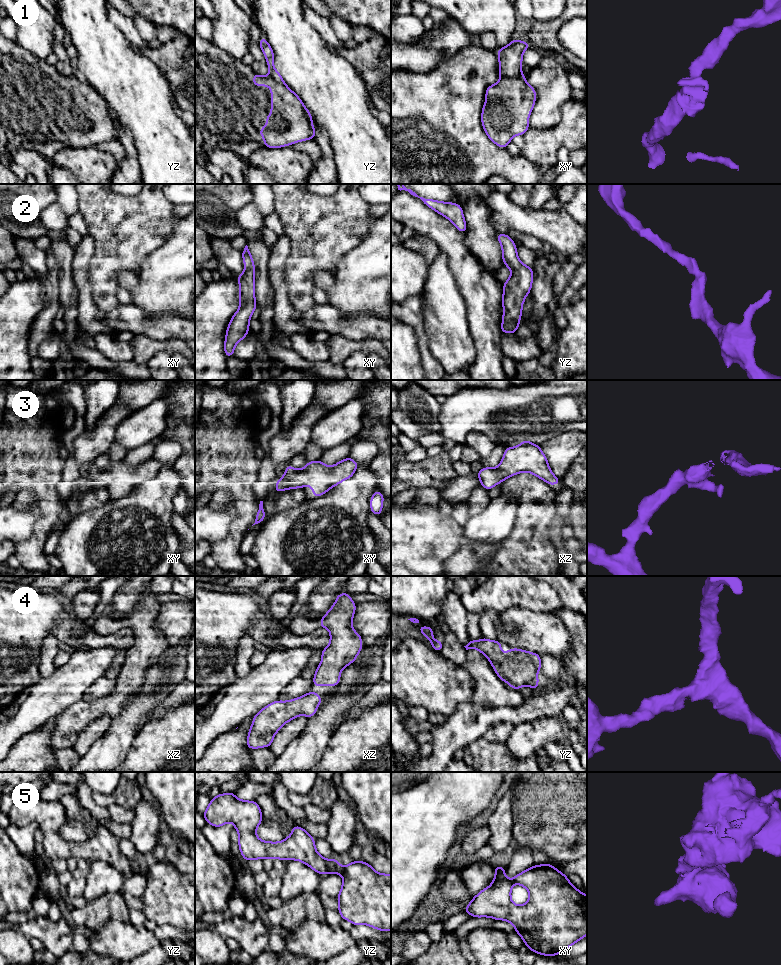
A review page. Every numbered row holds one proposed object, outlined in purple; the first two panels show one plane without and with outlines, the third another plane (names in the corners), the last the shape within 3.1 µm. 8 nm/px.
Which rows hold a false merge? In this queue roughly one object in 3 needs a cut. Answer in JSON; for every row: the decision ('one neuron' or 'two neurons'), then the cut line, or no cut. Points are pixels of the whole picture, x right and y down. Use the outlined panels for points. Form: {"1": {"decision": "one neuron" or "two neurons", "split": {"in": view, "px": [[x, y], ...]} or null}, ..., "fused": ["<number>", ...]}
{"1": {"decision": "two neurons", "split": {"in": "xy", "px": [[520, 74], [501, 78]]}}, "2": {"decision": "one neuron", "split": null}, "3": {"decision": "one neuron", "split": null}, "4": {"decision": "one neuron", "split": null}, "5": {"decision": "two neurons", "split": {"in": "yz", "px": [[342, 867], [343, 875]]}}, "fused": ["1", "5"]}

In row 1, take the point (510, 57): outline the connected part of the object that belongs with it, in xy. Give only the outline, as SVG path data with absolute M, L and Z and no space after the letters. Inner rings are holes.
M513 39L506 47L498 47L499 74L501 78L515 77L522 74L522 56L526 49L530 48L527 43Z

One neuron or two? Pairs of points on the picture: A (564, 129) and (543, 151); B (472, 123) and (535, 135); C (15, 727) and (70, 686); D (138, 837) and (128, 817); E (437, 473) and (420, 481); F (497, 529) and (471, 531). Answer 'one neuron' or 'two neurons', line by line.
A: one neuron
B: two neurons
C: one neuron
D: two neurons
E: one neuron
F: one neuron

